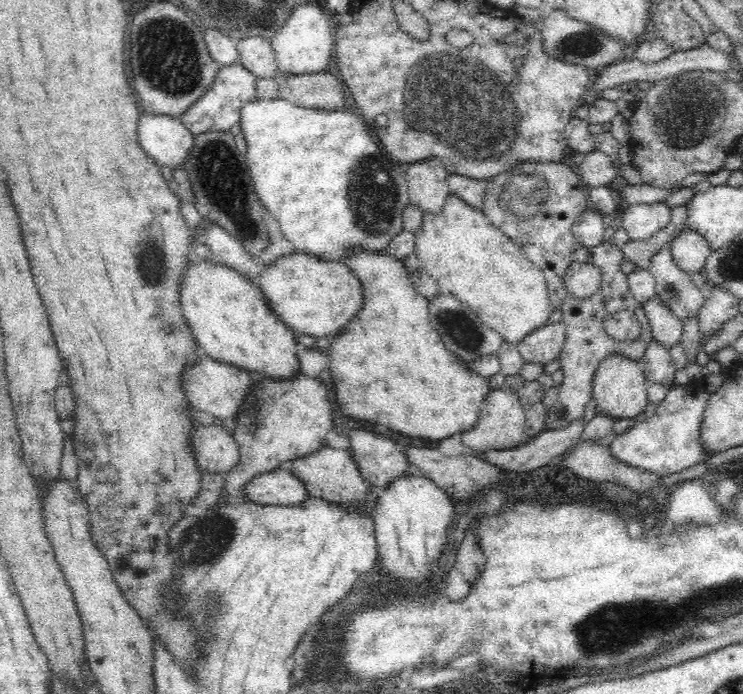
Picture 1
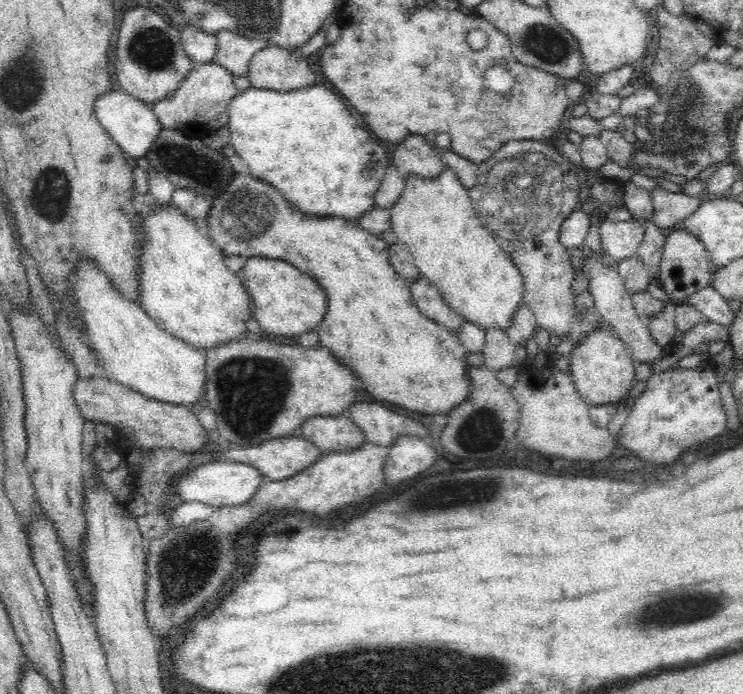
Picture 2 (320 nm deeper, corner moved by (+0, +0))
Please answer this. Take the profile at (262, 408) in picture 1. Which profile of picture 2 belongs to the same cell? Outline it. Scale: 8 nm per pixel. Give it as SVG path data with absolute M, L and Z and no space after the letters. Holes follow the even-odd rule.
M250 339L242 340L230 340L227 342L218 342L214 346L202 349L204 351L204 357L206 357L206 364L204 364L204 373L206 373L206 380L204 380L204 399L202 402L208 402L208 406L214 410L216 414L216 422L218 422L218 430L220 434L224 437L225 441L232 442L236 445L260 445L264 441L280 439L283 437L296 436L299 427L304 420L308 418L318 417L318 416L338 416L342 415L342 412L353 404L356 400L356 391L354 389L356 386L355 372L347 365L344 364L338 356L334 356L328 348L322 346L320 343L316 346L309 348L302 347L302 345L282 345L276 343L274 340L263 339L253 341Z

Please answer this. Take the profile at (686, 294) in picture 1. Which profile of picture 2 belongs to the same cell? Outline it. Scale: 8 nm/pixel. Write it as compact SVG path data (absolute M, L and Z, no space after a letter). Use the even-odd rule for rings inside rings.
M640 218L638 222L645 232L640 246L636 249L636 255L647 266L651 282L657 284L660 282L660 279L658 279L658 274L660 274L658 266L662 258L664 242L666 240L663 234L664 230L654 225L651 220L642 220Z

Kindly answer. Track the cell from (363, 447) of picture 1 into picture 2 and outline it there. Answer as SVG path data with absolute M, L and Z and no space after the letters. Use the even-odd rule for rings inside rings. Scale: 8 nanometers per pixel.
M344 414L308 418L296 436L312 442L323 454L356 449L367 442L360 428Z

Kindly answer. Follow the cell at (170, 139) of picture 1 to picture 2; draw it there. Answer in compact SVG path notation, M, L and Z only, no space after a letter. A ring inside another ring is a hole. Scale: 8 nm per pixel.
M113 85L108 88L108 92L102 92L94 98L94 115L100 121L102 129L114 139L114 143L122 149L126 156L144 157L148 152L149 146L152 146L160 130L160 121L154 115L150 104L138 100L136 97L128 94L124 89Z

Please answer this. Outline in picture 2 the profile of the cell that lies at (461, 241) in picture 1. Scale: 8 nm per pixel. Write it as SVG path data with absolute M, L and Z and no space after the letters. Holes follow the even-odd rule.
M442 148L438 152L446 167L436 178L422 178L412 173L404 176L404 192L388 208L390 229L397 240L408 247L416 268L440 291L452 310L480 328L493 326L506 331L512 314L522 303L522 275L492 234L480 226L474 212L469 188L476 184L478 164L456 154L451 148Z

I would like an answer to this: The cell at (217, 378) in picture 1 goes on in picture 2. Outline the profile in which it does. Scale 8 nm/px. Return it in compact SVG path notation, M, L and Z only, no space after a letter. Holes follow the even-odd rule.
M82 256L78 260L78 266L68 274L68 287L72 293L72 301L76 301L76 313L82 319L82 330L87 336L85 342L94 352L96 364L104 370L106 378L157 401L198 407L204 399L204 380L206 380L204 373L206 357L202 349L197 349L160 328L136 300L128 300L112 284L89 256Z

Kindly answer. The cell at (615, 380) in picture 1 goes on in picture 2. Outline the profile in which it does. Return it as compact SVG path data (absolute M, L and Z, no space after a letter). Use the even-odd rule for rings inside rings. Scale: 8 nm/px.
M603 323L575 342L570 352L568 372L572 375L576 391L589 405L621 403L628 396L636 366L626 355L624 341L615 336L612 329Z

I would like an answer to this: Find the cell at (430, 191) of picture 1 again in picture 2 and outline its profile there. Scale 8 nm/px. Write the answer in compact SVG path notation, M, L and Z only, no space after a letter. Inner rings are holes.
M416 133L404 136L391 154L393 165L403 176L412 173L422 178L436 178L446 167L438 149Z

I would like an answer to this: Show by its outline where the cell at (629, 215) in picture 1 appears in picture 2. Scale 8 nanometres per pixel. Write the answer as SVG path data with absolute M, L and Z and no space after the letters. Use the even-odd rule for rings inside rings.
M636 219L628 222L602 222L600 250L616 262L634 256L644 232Z

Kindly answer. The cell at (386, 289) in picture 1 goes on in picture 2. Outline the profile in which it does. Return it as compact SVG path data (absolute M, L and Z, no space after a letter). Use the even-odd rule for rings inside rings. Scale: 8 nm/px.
M235 173L229 189L212 198L206 218L209 239L225 256L262 257L286 261L316 280L328 296L328 308L317 326L319 342L347 364L364 382L366 392L385 404L422 412L447 415L468 398L470 379L460 339L447 326L424 316L414 303L409 283L391 265L386 241L355 222L340 217L300 214L268 182L251 174Z

